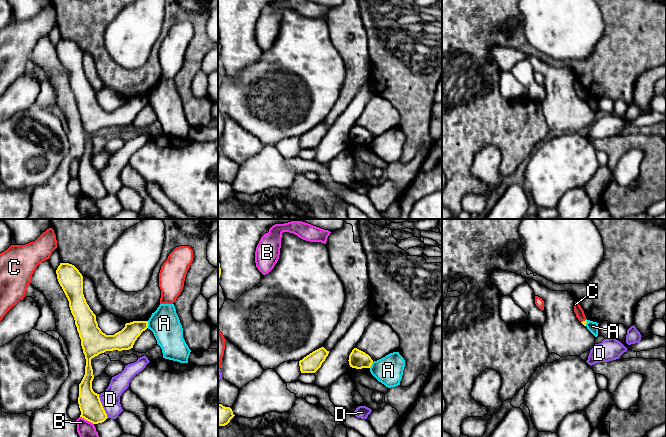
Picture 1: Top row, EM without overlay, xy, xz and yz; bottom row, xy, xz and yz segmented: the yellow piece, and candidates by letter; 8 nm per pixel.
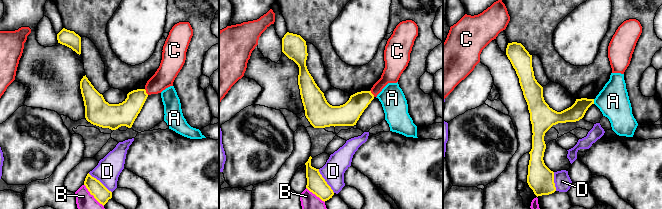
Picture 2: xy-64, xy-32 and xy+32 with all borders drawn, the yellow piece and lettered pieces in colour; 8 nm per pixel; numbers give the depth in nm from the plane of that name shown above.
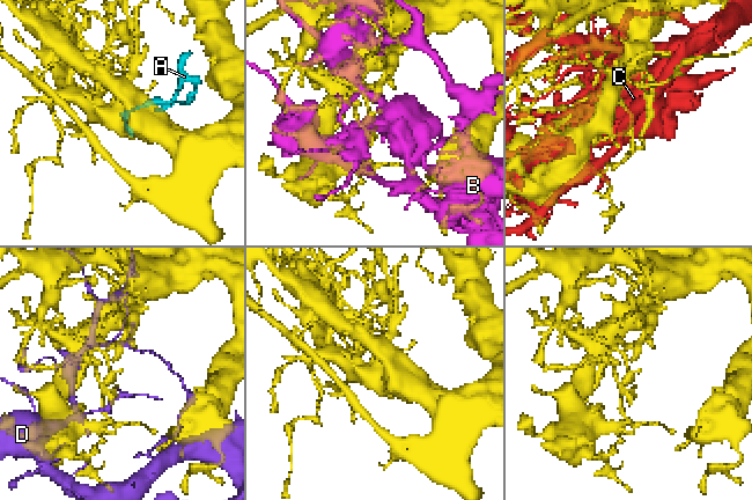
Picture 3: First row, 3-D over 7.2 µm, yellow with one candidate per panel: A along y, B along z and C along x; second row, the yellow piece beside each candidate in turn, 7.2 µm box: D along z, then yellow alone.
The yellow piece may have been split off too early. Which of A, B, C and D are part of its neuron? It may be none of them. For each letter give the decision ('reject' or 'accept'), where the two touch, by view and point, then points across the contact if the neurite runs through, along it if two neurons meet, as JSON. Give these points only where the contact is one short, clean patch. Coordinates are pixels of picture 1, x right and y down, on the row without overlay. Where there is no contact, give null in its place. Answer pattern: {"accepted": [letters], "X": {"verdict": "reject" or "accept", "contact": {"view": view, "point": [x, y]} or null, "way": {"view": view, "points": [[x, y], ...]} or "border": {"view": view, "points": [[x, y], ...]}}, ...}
{"accepted": ["A"], "A": {"verdict": "accept", "contact": {"view": "xy", "point": [147, 100]}, "way": {"view": "xy", "points": [[123, 116], [135, 104], [147, 100], [164, 99]]}}, "B": {"verdict": "reject", "contact": {"view": "xy", "point": [87, 196]}}, "C": {"verdict": "reject", "contact": {"view": "yz", "point": [583, 97]}}, "D": {"verdict": "reject", "contact": {"view": "xy", "point": [102, 182]}}}

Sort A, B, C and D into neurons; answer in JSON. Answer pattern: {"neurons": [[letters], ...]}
{"neurons": [["A"], ["B"], ["C"], ["D"]]}

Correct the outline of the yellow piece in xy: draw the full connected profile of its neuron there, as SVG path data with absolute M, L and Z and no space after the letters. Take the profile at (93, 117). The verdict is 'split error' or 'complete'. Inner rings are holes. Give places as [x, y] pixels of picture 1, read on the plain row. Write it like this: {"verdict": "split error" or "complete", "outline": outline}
{"verdict": "split error", "outline": "M60 39L56 46L56 50L58 58L69 77L69 83L75 96L75 101L81 115L81 122L86 135L85 151L79 160L78 180L81 187L80 193L93 200L102 199L108 194L100 177L99 170L95 169L92 165L94 151L91 142L91 135L106 127L122 127L133 124L137 114L147 104L153 108L157 120L162 125L163 134L180 139L188 139L191 126L183 114L183 104L176 89L174 80L160 80L157 86L152 89L148 97L133 97L126 99L121 107L114 111L106 111L98 103L96 91L86 78L83 70L83 52L79 46L72 40Z"}

